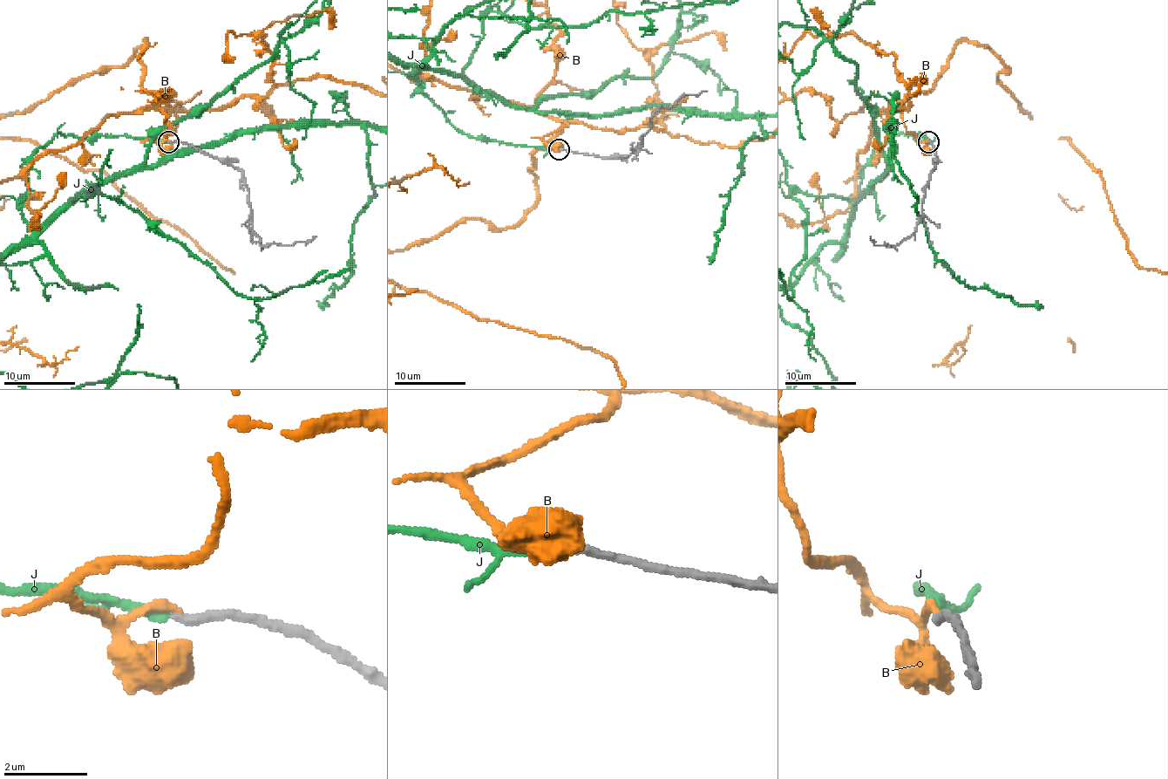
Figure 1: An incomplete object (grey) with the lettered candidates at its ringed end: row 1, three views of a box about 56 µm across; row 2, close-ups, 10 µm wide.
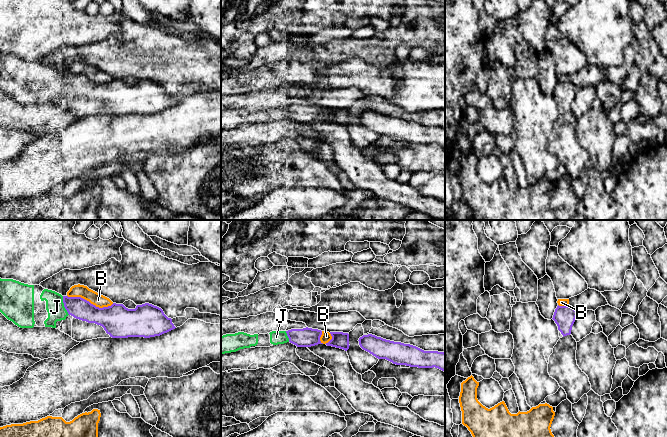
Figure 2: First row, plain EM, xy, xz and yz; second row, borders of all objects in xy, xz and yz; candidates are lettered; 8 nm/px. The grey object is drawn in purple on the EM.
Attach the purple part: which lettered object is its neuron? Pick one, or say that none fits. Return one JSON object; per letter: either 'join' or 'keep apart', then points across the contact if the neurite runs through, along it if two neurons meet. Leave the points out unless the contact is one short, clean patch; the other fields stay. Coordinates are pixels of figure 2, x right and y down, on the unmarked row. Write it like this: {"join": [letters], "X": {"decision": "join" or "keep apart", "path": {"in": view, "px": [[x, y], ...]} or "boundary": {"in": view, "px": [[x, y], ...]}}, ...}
{"join": ["J"], "B": {"decision": "keep apart", "boundary": {"in": "xy", "px": [[67, 71], [82, 73], [99, 83], [107, 83], [113, 79]]}}, "J": {"decision": "join"}}

